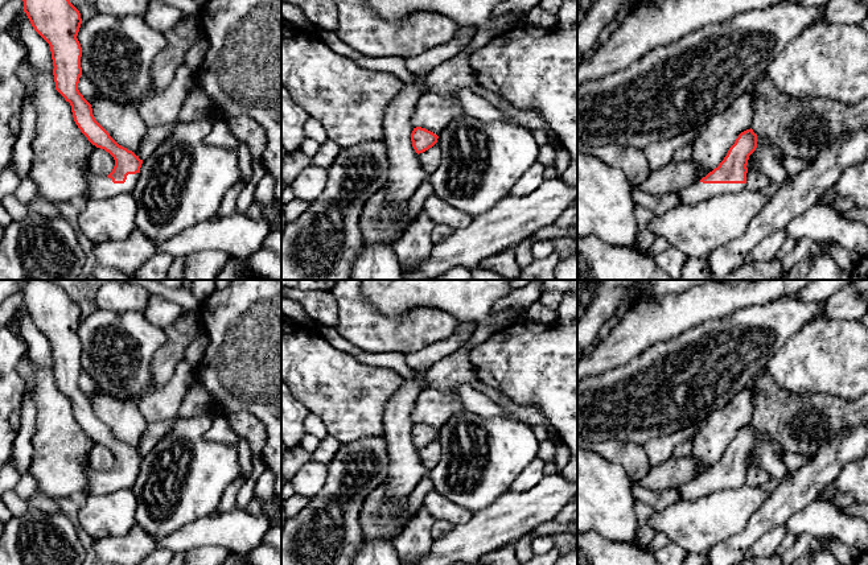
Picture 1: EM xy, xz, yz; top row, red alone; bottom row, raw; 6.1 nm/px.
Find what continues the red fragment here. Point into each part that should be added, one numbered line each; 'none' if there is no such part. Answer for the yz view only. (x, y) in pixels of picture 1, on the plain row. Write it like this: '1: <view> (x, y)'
1: yz (699, 487)

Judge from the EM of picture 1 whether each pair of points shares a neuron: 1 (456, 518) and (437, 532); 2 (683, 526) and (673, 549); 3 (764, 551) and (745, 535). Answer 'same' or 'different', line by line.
1: different
2: different
3: different

